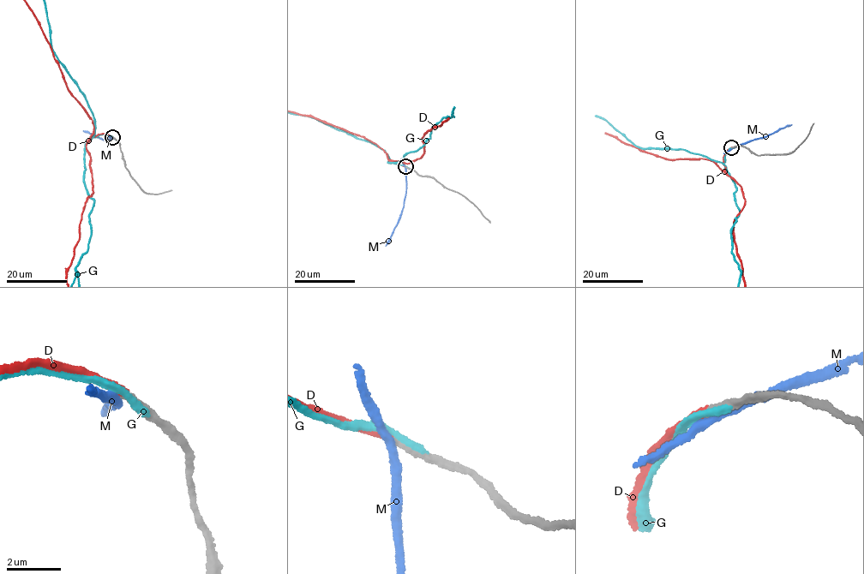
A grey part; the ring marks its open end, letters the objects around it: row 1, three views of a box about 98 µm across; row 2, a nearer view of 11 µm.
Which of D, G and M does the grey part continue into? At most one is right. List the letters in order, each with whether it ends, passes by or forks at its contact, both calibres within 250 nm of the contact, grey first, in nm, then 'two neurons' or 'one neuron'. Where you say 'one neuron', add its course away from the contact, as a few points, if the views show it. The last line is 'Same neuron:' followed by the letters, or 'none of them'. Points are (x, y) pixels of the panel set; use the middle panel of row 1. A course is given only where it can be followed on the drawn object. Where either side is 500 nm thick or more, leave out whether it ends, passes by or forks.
D: it ends there; 280 nm thick on the grey side, 260 nm on the other; one neuron
G: it ends there; 360 nm thick on the grey side, 320 nm on the other; two neurons
M: it passes by; 260 nm thick on the grey side, 300 nm on the other; two neurons
Same neuron: D

